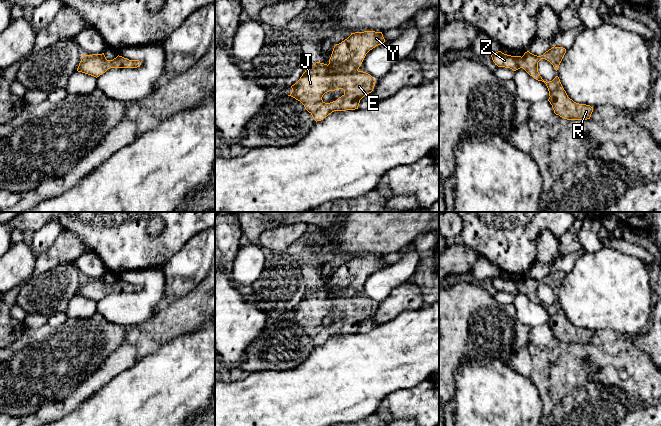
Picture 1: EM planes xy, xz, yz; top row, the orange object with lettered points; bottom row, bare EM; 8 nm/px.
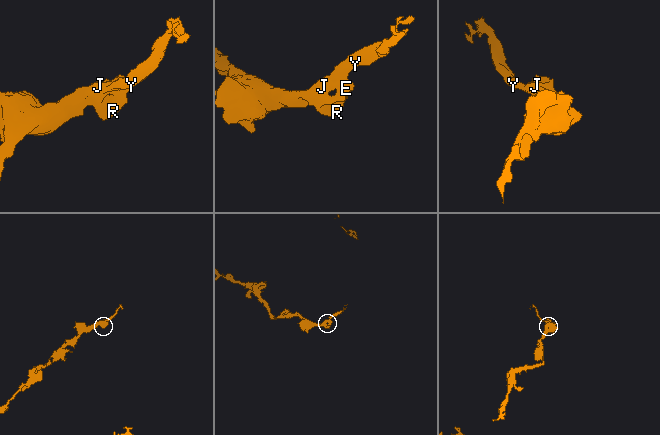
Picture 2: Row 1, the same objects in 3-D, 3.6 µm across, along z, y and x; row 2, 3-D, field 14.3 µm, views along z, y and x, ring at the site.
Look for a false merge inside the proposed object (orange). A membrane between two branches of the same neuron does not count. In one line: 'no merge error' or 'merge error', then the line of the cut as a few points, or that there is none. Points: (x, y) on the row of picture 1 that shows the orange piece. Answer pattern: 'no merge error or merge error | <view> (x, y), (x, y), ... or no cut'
no merge error | no cut

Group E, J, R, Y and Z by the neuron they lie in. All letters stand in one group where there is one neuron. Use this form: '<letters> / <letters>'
E J R Y Z

